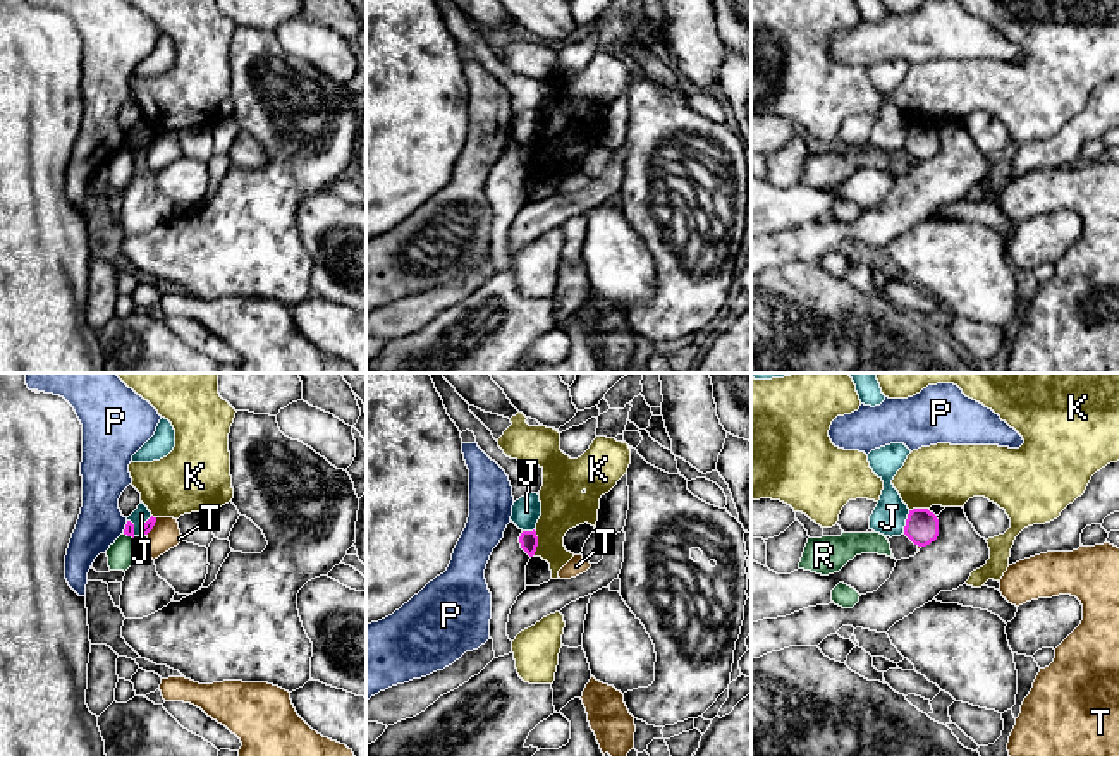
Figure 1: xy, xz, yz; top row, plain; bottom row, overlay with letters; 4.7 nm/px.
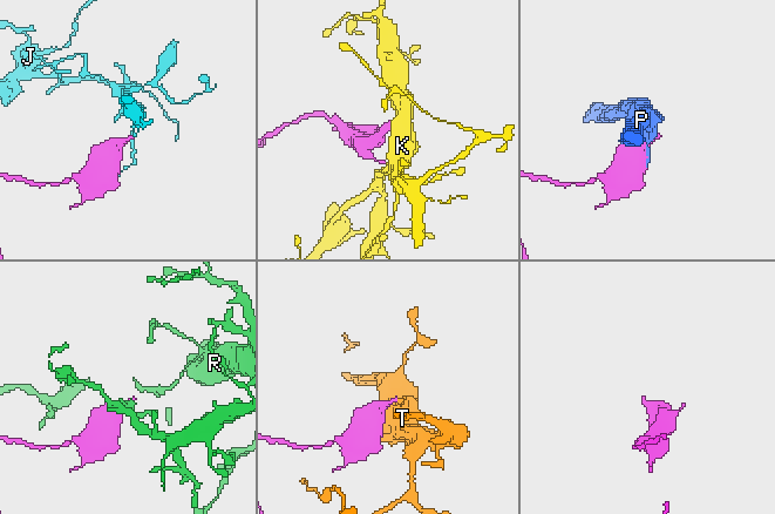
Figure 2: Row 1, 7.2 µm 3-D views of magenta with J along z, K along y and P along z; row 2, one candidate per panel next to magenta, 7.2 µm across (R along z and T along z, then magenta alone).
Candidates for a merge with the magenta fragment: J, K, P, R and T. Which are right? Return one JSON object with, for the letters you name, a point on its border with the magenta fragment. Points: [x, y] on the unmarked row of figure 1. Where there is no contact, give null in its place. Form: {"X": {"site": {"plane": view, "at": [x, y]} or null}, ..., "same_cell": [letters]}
{"same_cell": []}

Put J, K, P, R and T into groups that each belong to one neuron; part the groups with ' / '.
J / K / P / R / T

